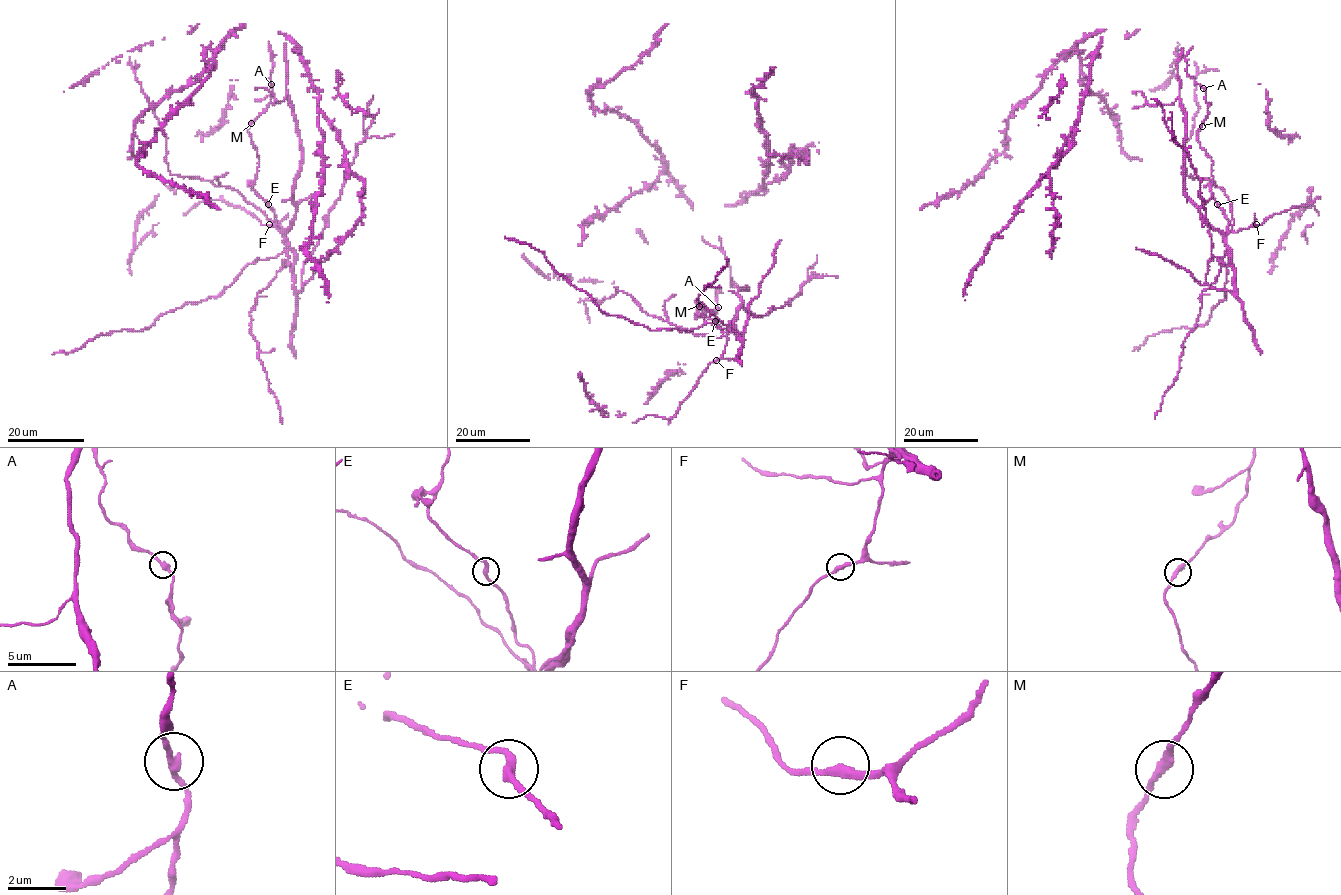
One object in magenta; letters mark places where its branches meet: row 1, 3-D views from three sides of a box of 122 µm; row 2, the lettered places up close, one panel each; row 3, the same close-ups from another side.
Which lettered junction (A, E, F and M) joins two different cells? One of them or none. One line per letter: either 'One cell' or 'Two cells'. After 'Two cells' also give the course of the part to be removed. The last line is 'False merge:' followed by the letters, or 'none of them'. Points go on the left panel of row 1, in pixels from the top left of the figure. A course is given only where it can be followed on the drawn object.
A: One cell
E: One cell
F: One cell
M: One cell
False merge: none of them

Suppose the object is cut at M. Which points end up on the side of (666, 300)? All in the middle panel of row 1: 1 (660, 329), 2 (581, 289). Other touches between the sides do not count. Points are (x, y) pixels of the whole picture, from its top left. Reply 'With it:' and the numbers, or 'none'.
With it: none

